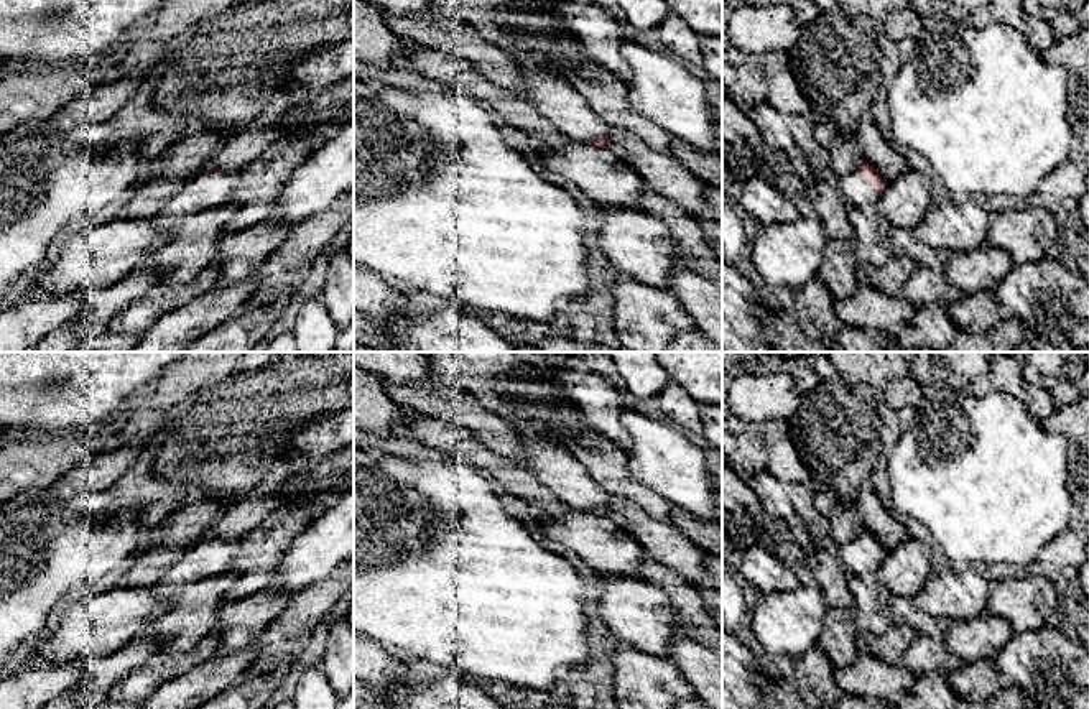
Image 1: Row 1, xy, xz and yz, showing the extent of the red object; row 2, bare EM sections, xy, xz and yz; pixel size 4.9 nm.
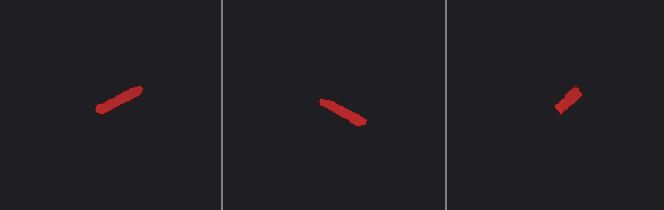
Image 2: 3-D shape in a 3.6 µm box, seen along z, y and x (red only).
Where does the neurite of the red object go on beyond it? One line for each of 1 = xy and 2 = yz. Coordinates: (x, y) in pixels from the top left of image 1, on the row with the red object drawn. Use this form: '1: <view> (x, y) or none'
1: xy (208, 189)
2: yz (852, 188)

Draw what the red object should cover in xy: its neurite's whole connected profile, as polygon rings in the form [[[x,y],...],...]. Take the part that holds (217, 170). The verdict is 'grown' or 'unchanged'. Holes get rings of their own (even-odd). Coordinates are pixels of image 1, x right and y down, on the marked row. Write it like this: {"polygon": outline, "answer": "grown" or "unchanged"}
{"polygon": [[[214,166],[183,183],[181,192],[169,199],[165,211],[150,219],[161,229],[179,229],[197,212],[227,204],[239,189],[239,174]]], "answer": "grown"}

